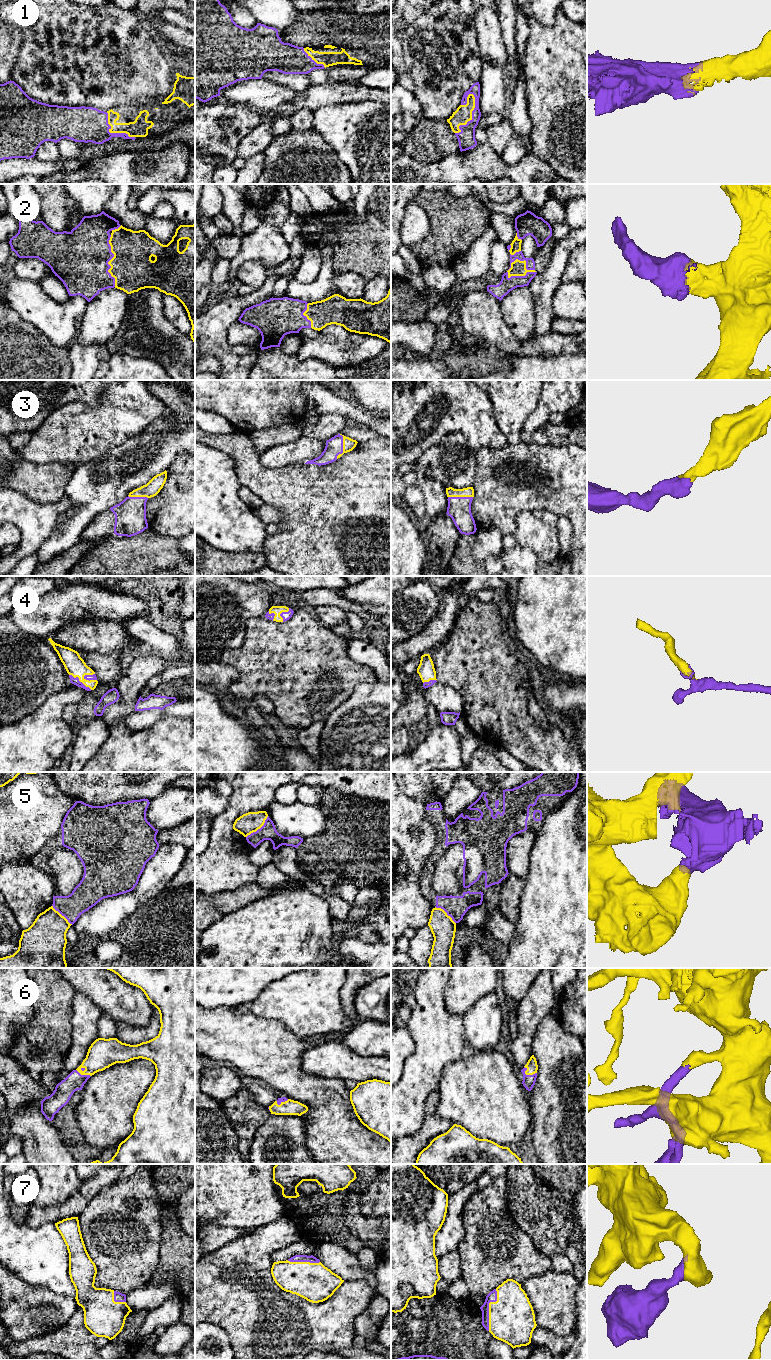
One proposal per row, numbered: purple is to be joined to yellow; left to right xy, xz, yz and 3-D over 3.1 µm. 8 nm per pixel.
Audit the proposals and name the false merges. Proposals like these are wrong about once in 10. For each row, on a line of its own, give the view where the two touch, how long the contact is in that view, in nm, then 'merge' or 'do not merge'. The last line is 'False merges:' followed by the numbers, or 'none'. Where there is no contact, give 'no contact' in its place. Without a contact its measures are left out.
1: yz | 360 nm | merge
2: yz | 240 nm | merge
3: xz | 200 nm | merge
4: xy | 120 nm | merge
5: xz | 260 nm | do not merge
6: yz | 120 nm | merge
7: yz | 340 nm | merge
False merges: 5

